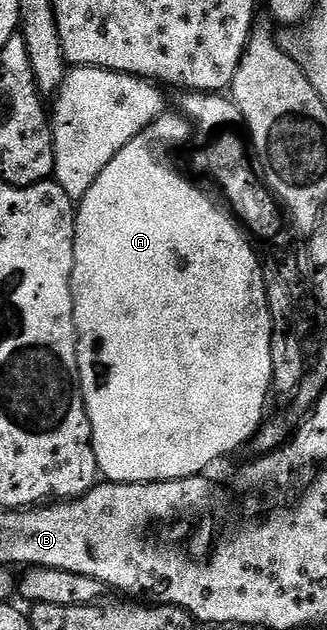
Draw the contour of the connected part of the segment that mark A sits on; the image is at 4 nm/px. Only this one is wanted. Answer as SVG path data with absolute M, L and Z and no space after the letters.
M162 115L158 123L132 138L132 142L128 142L128 146L124 146L124 150L120 150L108 166L104 166L104 174L92 182L92 190L88 190L76 208L72 298L78 335L78 380L82 384L82 397L92 426L98 470L112 484L151 484L157 480L203 475L209 464L236 451L241 444L249 445L253 441L267 415L266 399L272 396L272 318L266 297L264 264L258 261L253 248L255 245L248 239L247 233L225 211L222 213L196 185L189 184L176 169L166 165L166 144L177 138L177 128L184 124L181 115L170 115Z

